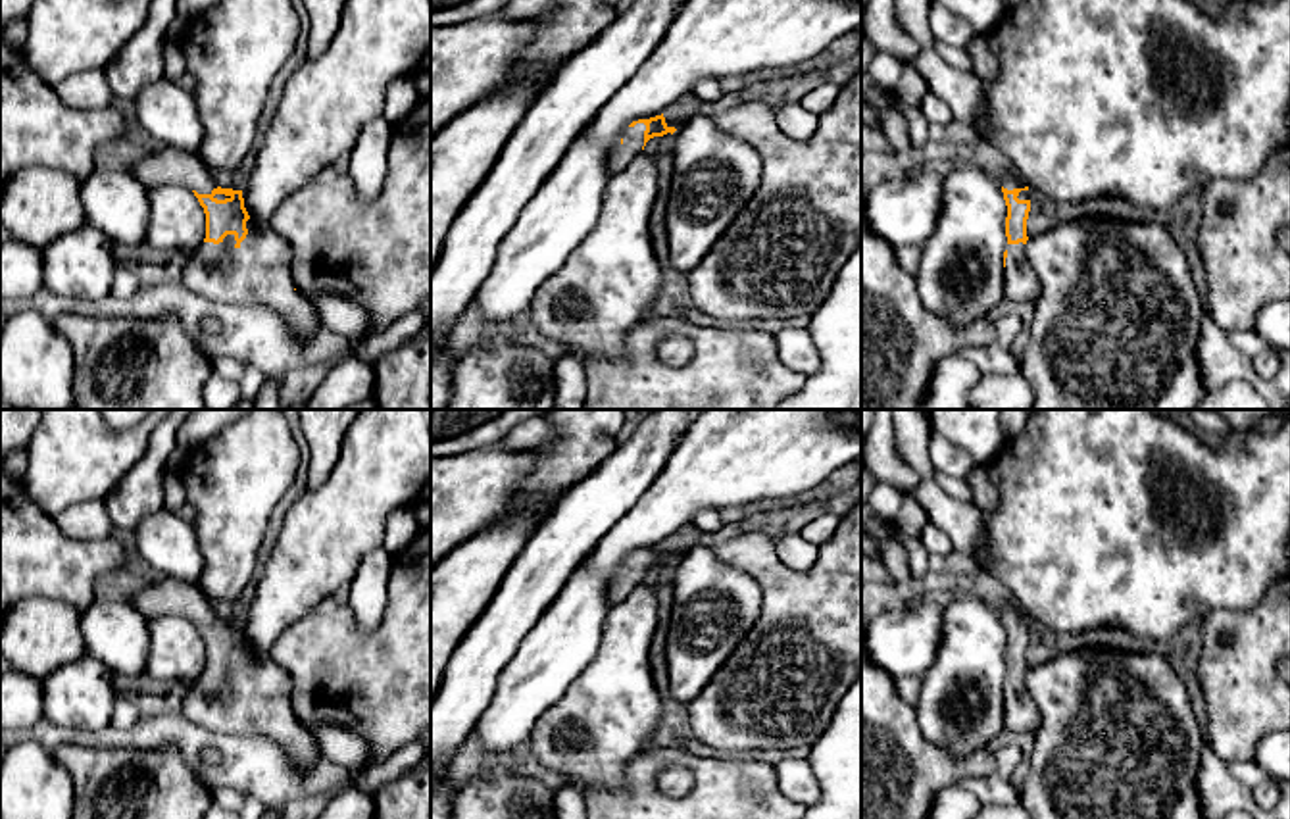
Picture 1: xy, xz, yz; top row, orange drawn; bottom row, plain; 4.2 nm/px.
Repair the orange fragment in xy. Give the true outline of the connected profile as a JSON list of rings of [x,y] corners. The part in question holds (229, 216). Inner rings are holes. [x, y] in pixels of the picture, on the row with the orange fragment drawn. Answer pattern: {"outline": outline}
{"outline": [[[146,152],[129,169],[146,186],[190,188],[204,208],[206,238],[181,269],[185,286],[210,302],[265,308],[296,336],[323,327],[311,302],[294,288],[288,242],[252,221],[242,190],[221,188],[196,152]]]}

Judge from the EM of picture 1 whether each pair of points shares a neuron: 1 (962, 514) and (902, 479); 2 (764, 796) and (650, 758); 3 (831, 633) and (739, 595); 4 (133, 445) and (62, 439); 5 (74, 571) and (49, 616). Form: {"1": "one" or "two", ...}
{"1": "two", "2": "one", "3": "two", "4": "one", "5": "two"}

